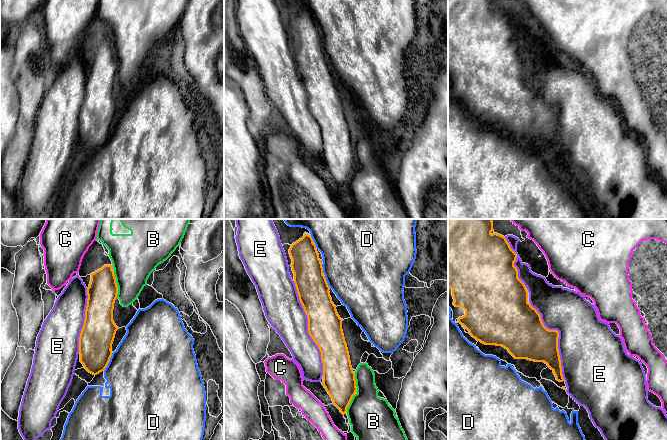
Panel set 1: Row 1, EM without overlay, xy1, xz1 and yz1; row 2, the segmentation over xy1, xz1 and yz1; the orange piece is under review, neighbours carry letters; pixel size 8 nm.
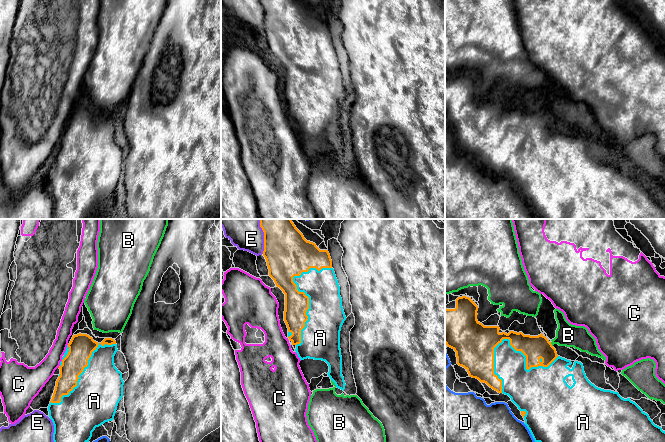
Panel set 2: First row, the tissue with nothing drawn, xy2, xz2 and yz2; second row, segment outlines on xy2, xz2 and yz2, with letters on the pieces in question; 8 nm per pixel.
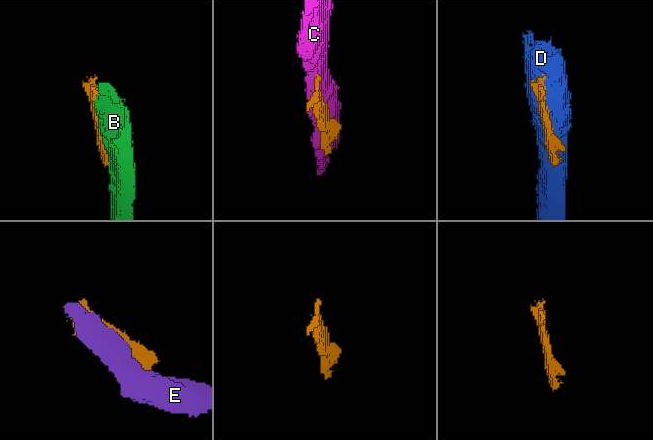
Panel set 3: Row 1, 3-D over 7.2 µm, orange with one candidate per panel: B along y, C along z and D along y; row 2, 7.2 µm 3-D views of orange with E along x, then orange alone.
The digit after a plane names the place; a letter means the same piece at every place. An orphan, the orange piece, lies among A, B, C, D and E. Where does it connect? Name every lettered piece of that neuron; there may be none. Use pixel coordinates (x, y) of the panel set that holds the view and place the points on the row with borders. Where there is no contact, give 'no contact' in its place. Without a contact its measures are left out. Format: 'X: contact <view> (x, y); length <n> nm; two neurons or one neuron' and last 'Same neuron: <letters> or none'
A: contact yz2 (510, 342); length 550 nm; one neuron
B: contact xy1 (116, 284); length 220 nm; two neurons
C: no contact; two neurons
D: contact xy1 (108, 362); length 160 nm; two neurons
E: contact xz1 (308, 328); length 800 nm; two neurons
Same neuron: A

